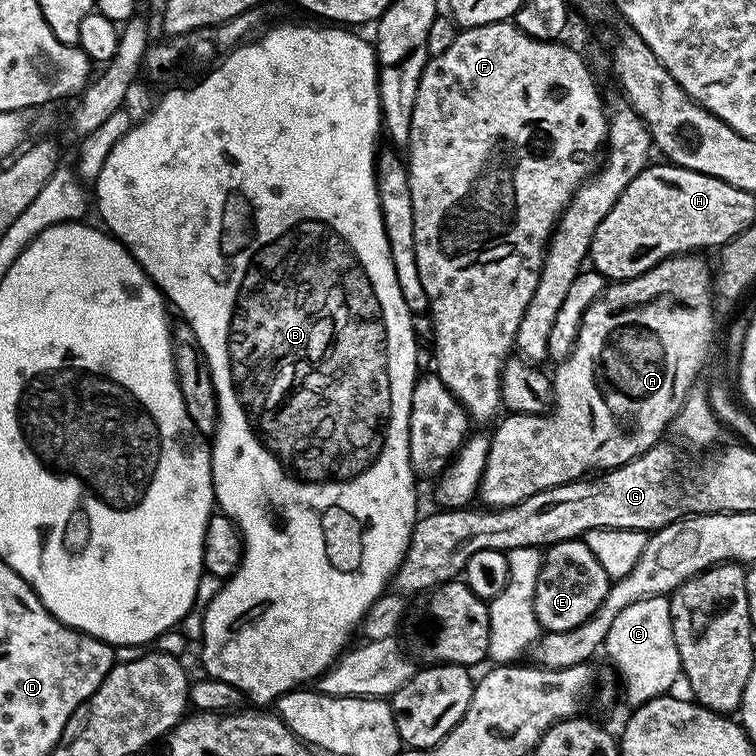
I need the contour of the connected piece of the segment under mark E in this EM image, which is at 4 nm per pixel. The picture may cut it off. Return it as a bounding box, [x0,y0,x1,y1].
[534,539,610,632]

